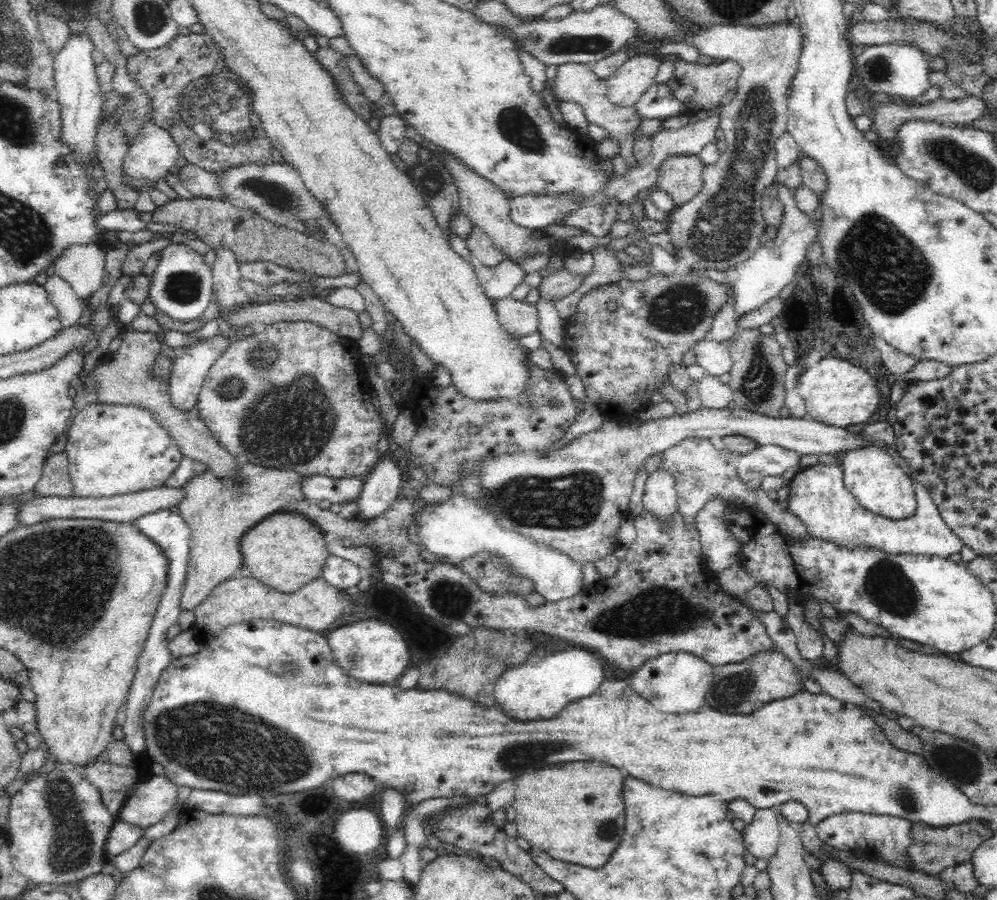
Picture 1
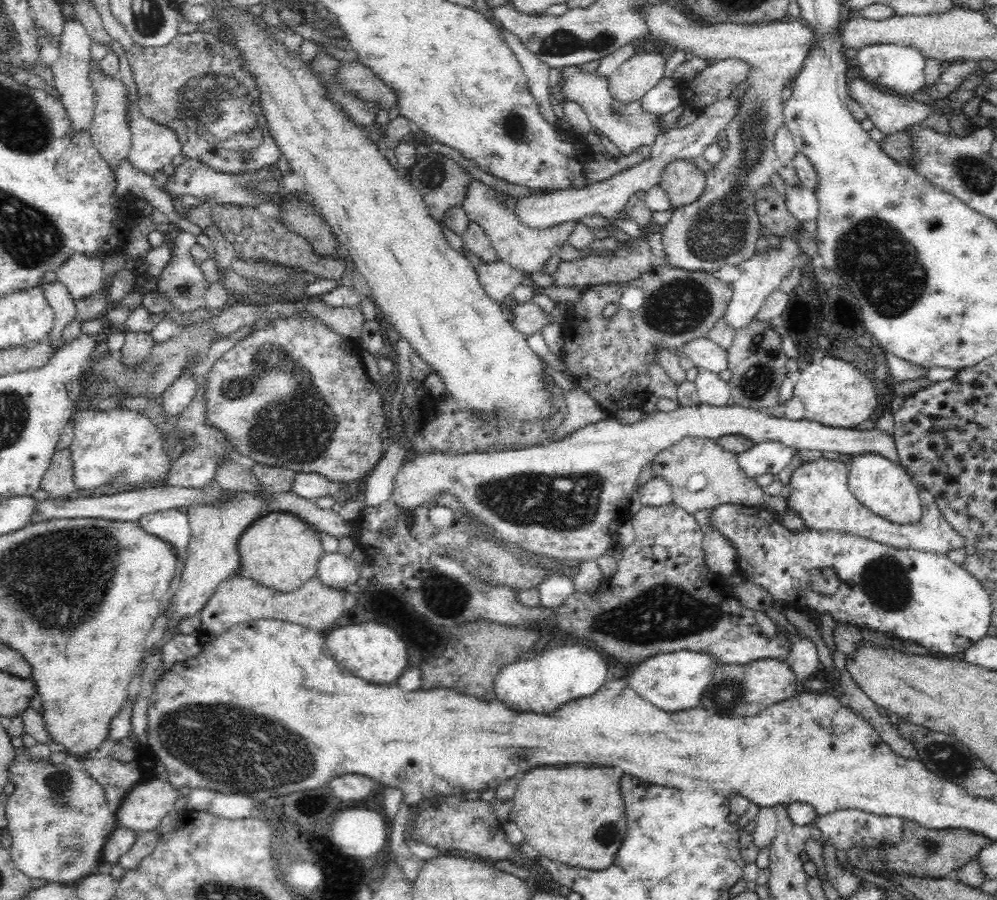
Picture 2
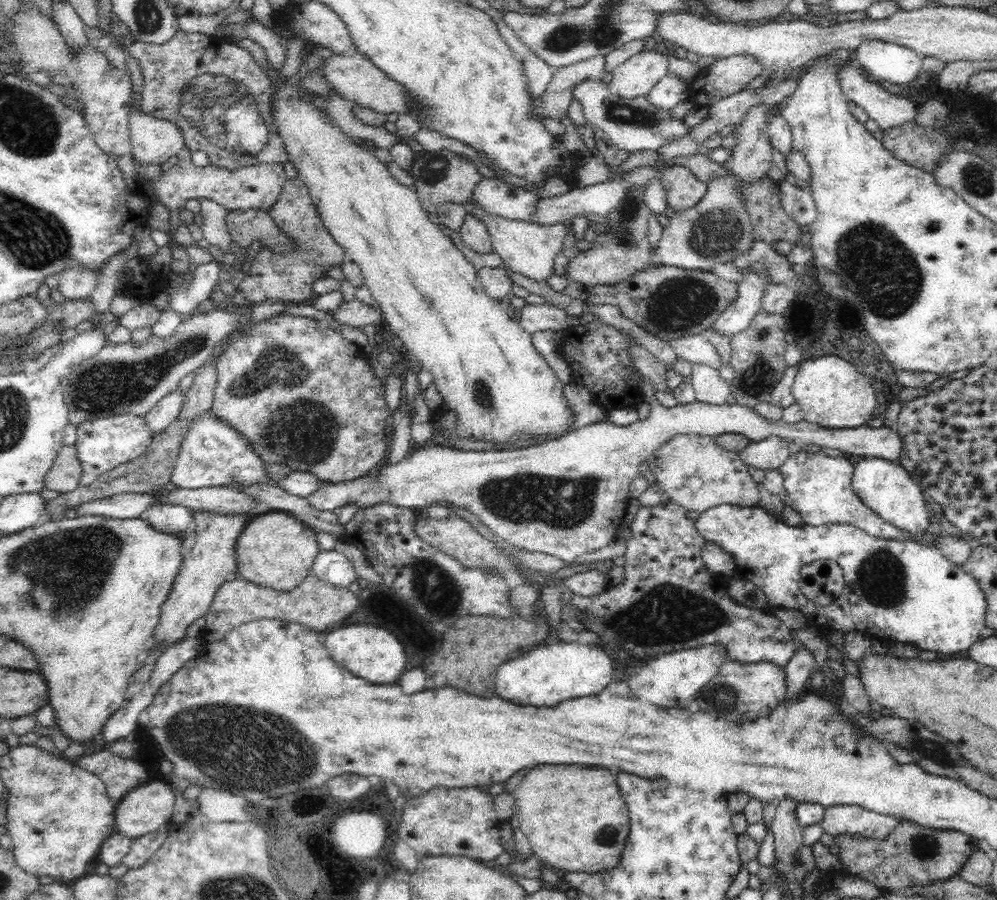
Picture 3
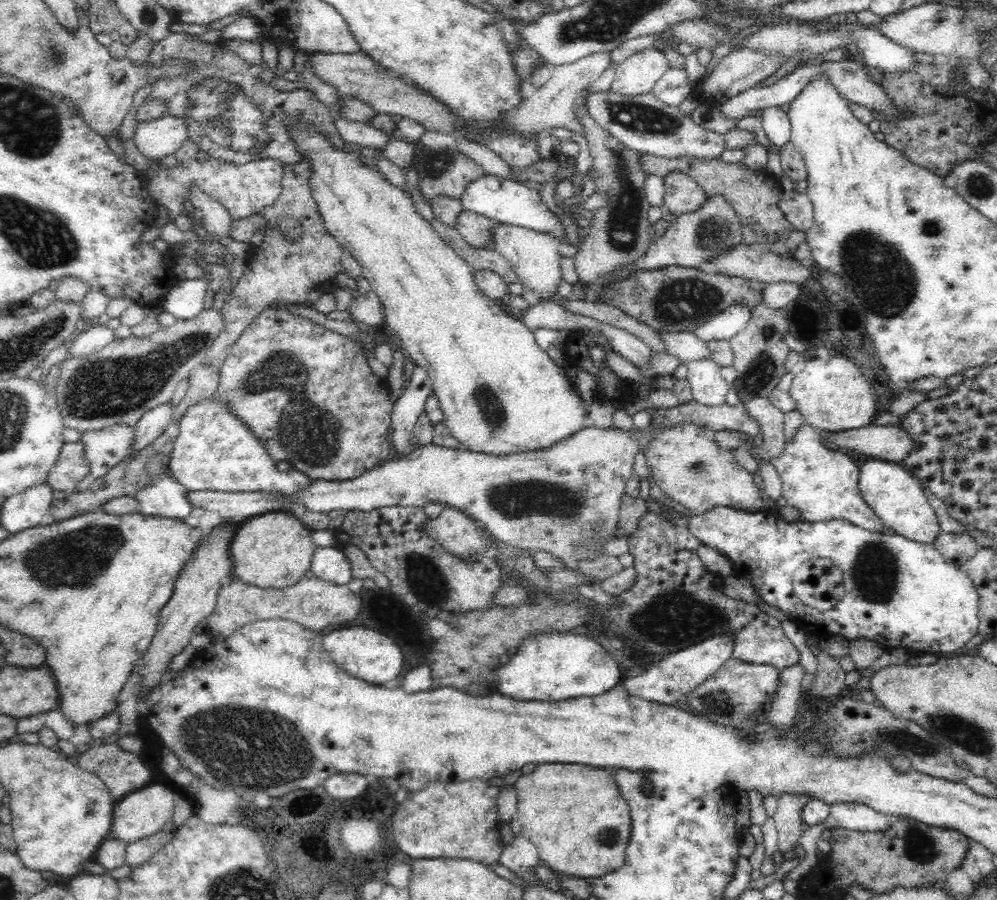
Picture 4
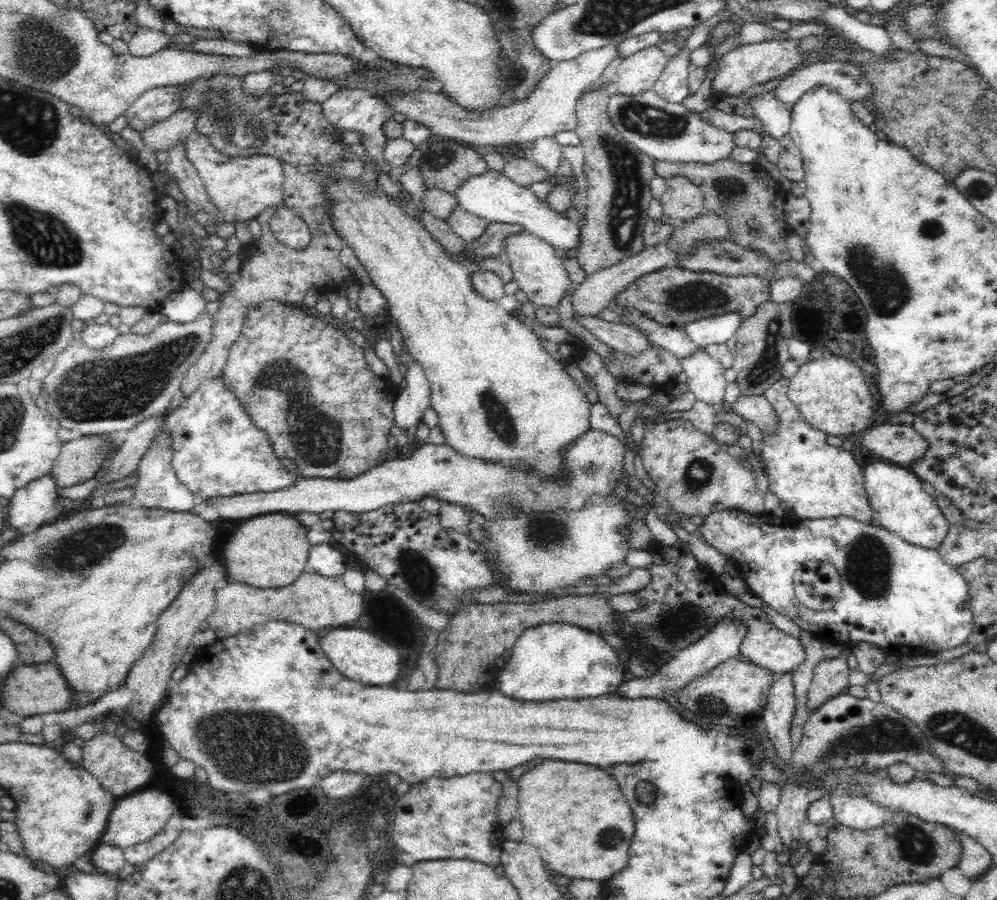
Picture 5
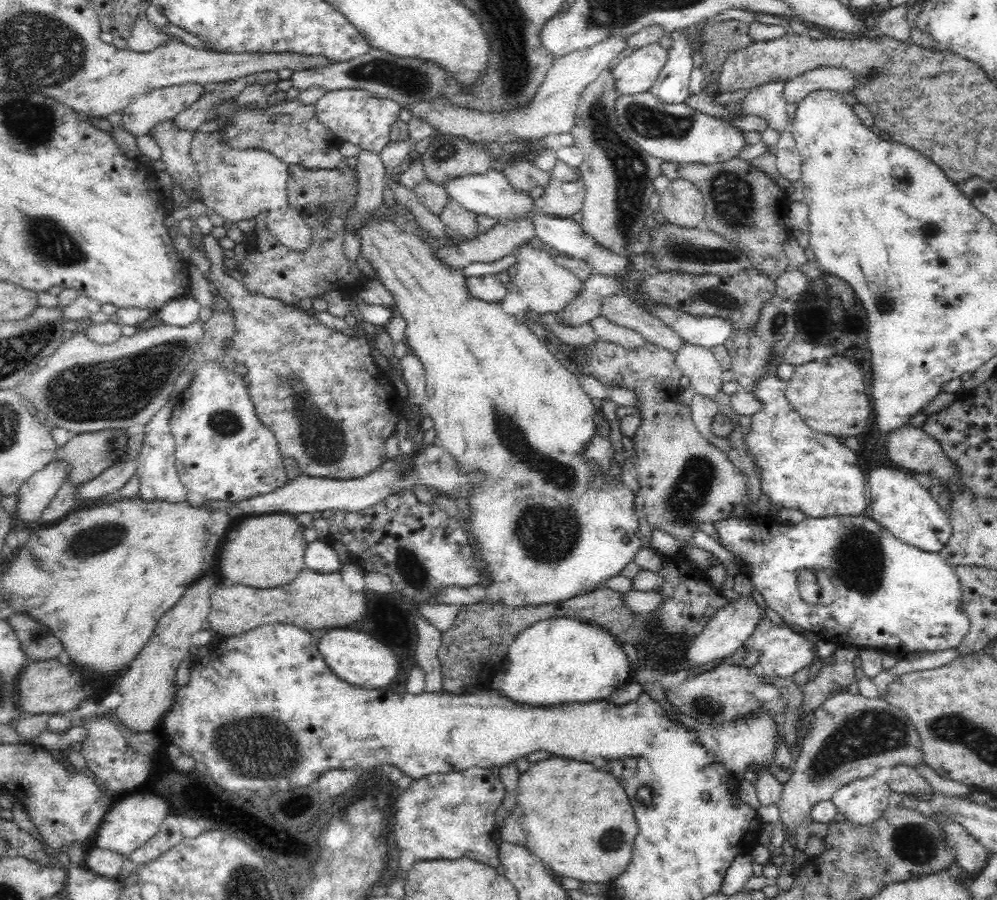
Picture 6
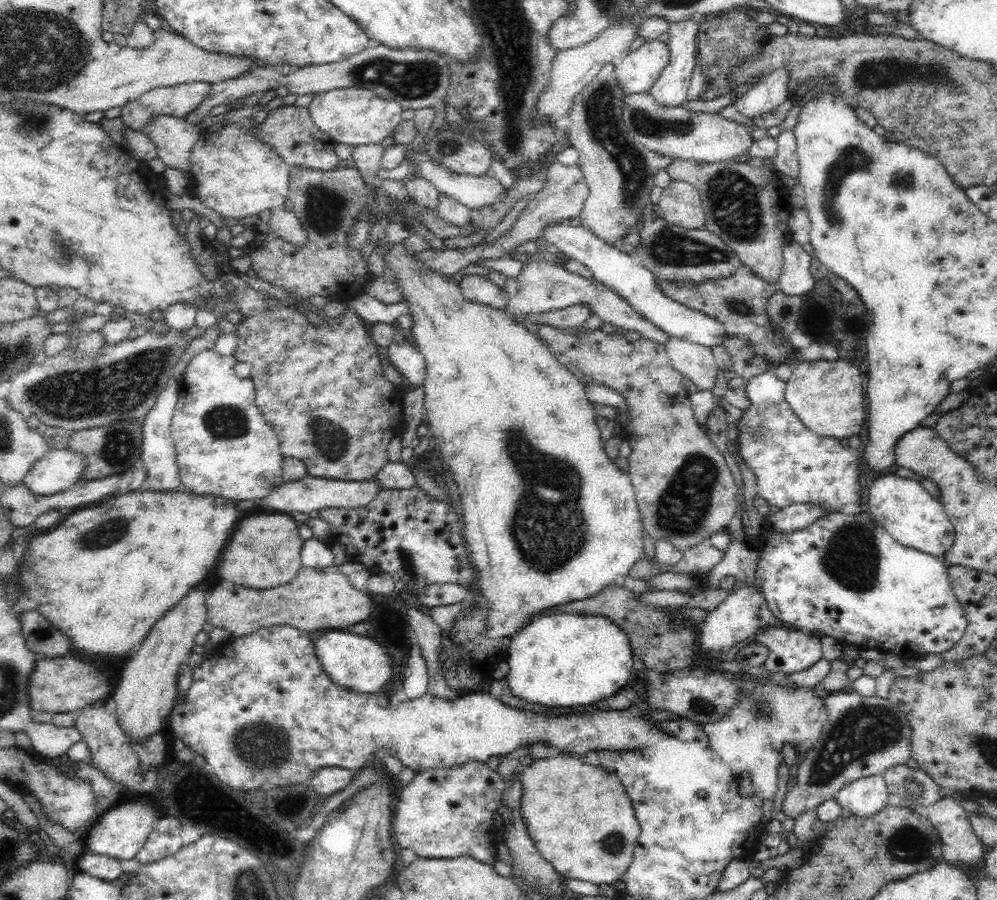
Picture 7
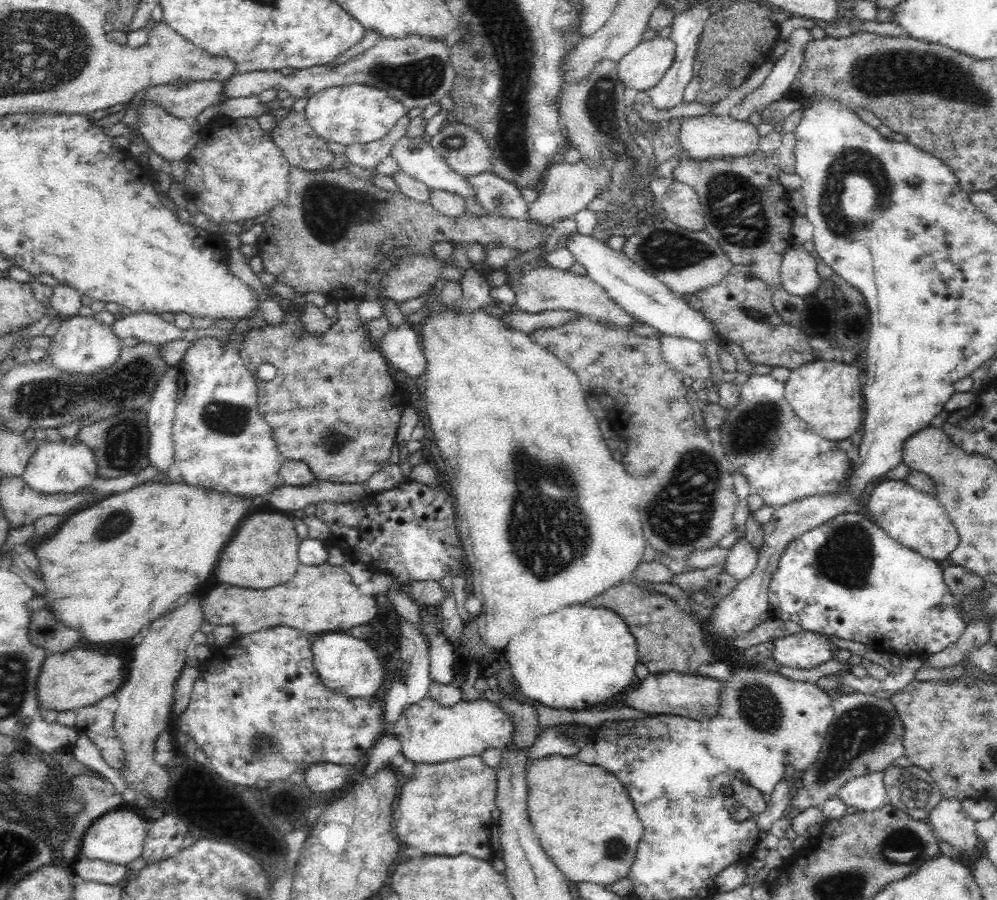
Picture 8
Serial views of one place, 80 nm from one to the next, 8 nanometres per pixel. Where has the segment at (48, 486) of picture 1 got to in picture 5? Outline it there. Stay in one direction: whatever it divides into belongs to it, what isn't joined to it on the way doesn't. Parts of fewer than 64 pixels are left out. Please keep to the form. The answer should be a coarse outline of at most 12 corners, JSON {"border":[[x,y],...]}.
{"border":[[104,436],[64,443],[49,473],[56,488],[91,480]]}

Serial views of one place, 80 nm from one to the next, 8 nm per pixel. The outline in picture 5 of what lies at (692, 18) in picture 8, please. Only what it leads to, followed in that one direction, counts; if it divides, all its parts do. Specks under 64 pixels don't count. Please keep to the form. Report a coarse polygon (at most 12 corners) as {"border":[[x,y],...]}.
{"border":[[682,49],[669,59],[653,91],[682,103],[691,93],[688,57]]}

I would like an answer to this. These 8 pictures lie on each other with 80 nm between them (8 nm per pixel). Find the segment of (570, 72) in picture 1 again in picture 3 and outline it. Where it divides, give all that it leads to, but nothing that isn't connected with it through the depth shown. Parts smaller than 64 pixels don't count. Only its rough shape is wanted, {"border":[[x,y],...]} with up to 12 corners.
{"border":[[601,78],[572,96],[618,149],[656,151],[689,126]]}

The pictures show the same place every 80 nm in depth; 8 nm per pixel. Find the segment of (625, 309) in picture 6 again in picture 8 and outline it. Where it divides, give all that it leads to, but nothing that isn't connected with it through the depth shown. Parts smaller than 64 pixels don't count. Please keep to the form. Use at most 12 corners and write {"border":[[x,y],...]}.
{"border":[[541,265],[522,273],[514,306],[573,310],[640,324],[588,274]]}

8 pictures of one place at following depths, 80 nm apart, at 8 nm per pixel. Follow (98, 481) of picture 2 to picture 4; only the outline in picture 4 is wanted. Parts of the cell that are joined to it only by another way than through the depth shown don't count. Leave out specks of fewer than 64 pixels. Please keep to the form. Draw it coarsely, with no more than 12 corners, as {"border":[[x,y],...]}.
{"border":[[136,425],[80,432],[90,473],[88,490],[124,458],[134,456]]}

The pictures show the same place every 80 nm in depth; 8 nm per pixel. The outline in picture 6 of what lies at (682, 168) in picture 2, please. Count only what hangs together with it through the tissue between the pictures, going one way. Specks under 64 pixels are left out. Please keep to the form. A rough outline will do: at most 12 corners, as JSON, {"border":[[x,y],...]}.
{"border":[[676,178],[659,196],[673,225],[702,226],[703,194]]}

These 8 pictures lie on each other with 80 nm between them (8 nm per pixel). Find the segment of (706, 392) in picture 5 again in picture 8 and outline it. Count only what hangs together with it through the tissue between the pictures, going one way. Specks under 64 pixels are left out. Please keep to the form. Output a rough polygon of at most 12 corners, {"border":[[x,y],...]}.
{"border":[[659,336],[665,361],[683,376],[711,378],[701,343]]}

